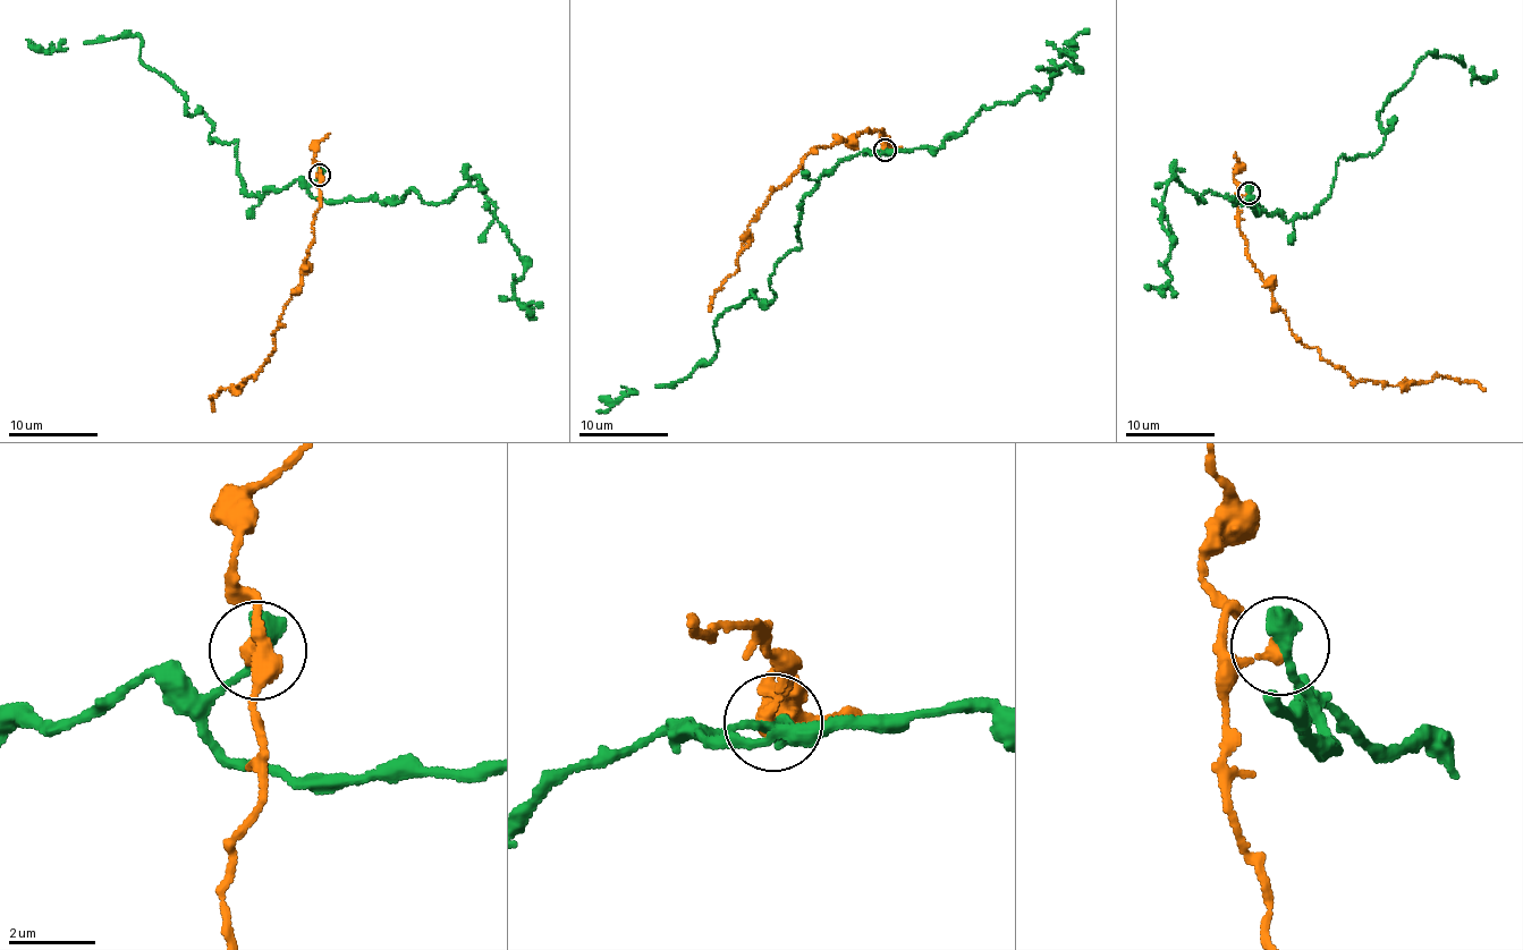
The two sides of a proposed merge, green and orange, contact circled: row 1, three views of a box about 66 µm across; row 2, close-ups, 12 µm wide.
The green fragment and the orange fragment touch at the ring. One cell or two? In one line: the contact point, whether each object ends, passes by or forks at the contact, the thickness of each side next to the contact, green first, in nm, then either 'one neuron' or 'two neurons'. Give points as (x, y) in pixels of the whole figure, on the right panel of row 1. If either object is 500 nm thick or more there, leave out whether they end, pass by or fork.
place (1249, 193); calibres 550 and 260 nm; two neurons

